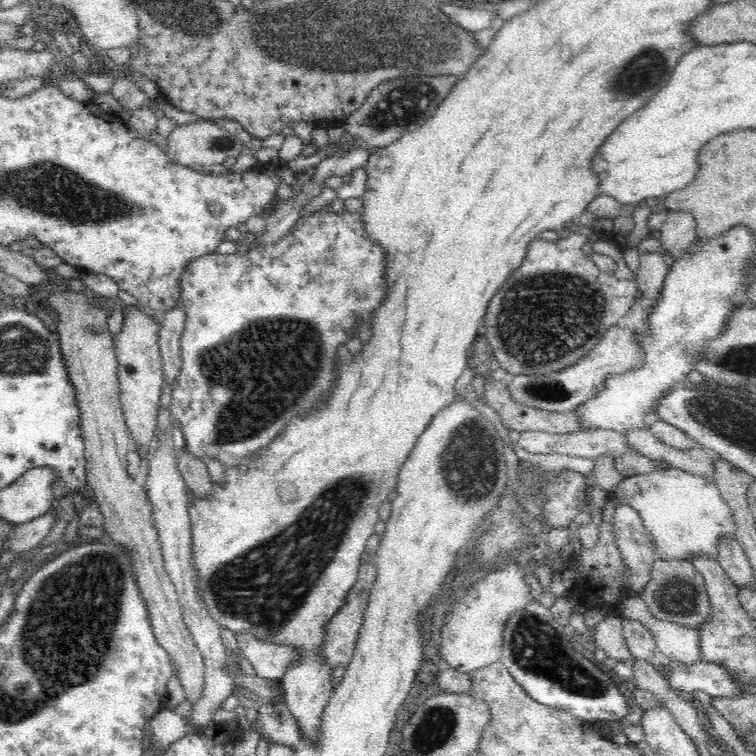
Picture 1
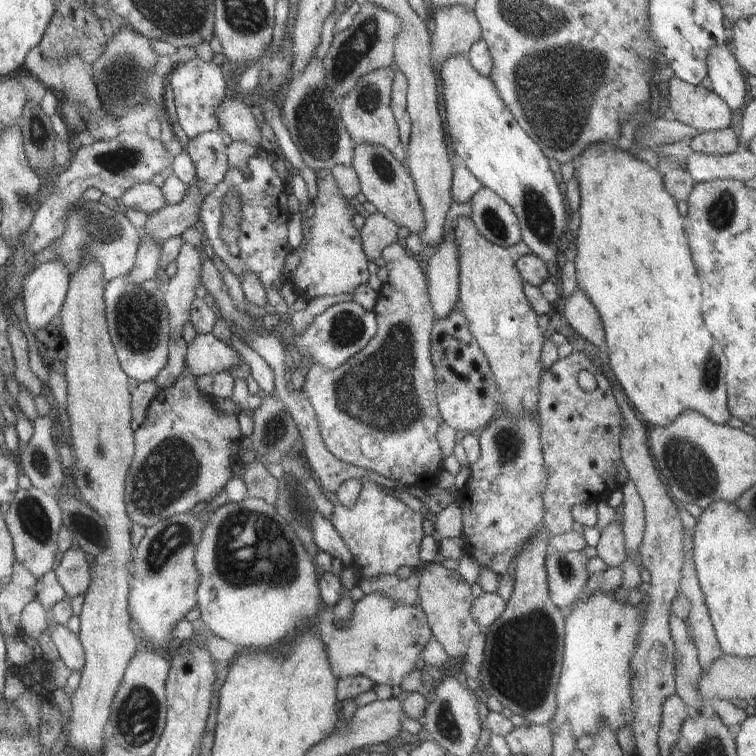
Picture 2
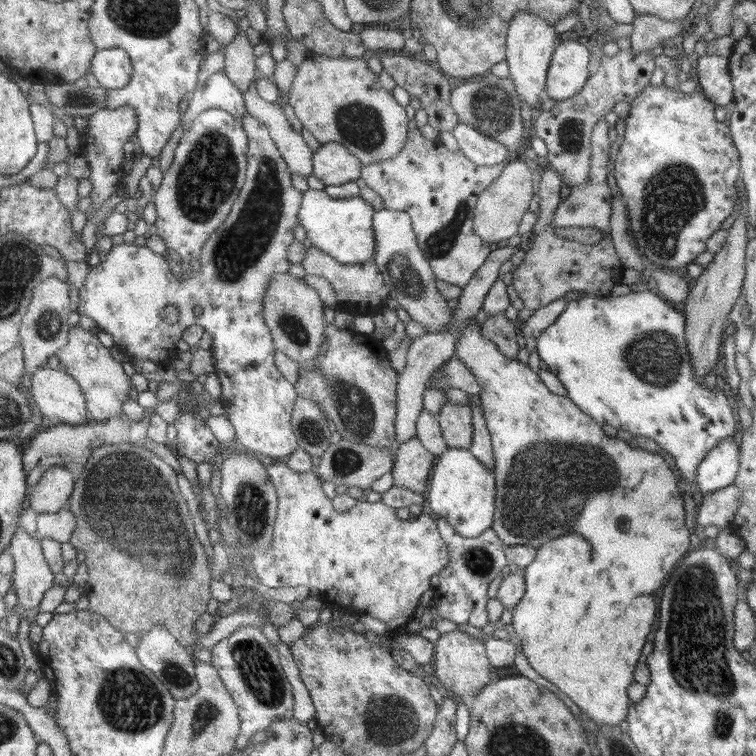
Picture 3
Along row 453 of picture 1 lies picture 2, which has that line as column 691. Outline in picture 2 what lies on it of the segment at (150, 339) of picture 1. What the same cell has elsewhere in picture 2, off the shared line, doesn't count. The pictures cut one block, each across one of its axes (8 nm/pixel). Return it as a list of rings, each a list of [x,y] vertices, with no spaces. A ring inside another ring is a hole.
[[[729,127],[724,131],[705,131],[690,140],[690,148],[698,153],[710,155],[730,155],[736,153],[739,137]]]

